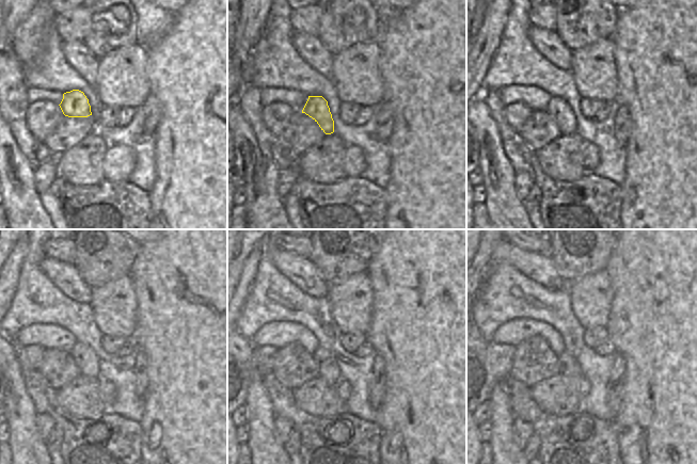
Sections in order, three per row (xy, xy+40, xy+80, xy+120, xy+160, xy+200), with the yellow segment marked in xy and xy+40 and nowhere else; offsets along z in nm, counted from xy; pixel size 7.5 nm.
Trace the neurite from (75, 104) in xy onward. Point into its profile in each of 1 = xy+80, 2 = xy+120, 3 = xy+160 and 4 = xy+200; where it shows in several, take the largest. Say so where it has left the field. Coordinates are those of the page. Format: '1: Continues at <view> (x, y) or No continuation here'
1: Continues at xy+80 (558, 108)
2: Continues at xy+120 (85, 358)
3: Continues at xy+160 (329, 369)
4: Continues at xy+200 (569, 368).

